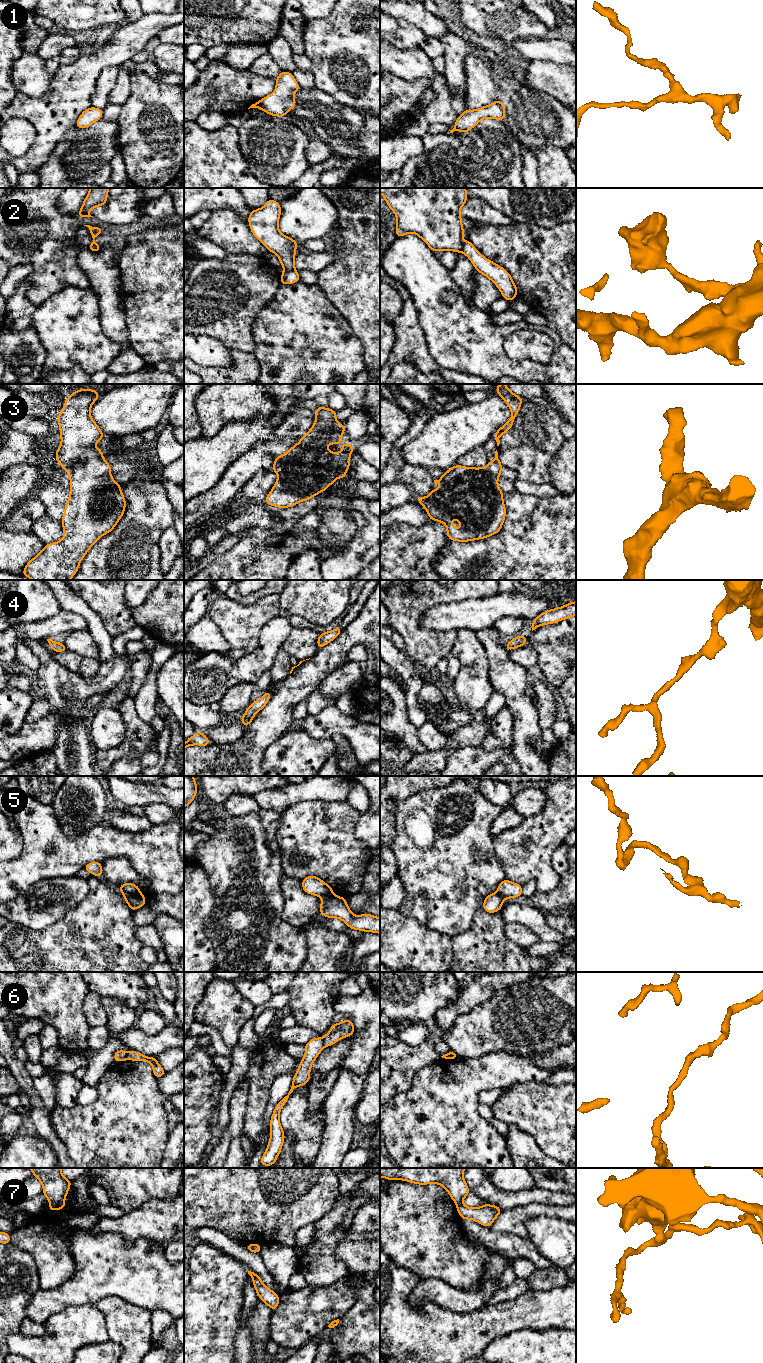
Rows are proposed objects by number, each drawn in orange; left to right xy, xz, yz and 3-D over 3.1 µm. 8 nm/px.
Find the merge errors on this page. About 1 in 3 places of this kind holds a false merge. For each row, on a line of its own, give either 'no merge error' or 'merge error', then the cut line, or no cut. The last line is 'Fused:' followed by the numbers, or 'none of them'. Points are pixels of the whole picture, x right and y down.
1: no merge error; no cut
2: merge error; cut in xz along (293, 268), (285, 271)
3: no merge error; no cut
4: no merge error; no cut
5: merge error; cut in xy along (122, 891), (128, 895), (137, 895), (144, 899)
6: merge error; cut in xz along (322, 1038), (325, 1045)
7: merge error; cut in xy along (63, 1200), (57, 1203), (50, 1203)
Fused: 2, 5, 6, 7

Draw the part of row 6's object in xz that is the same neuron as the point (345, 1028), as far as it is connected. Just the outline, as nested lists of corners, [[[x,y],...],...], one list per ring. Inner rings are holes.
[[[351,1019],[344,1020],[337,1024],[332,1024],[330,1032],[323,1037],[324,1045],[332,1046],[340,1039],[351,1036],[354,1032],[354,1025]]]

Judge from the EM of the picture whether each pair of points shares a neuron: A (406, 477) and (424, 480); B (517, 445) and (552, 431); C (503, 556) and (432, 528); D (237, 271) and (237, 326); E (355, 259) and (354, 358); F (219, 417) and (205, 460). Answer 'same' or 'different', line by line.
A: same
B: same
C: different
D: same
E: different
F: different

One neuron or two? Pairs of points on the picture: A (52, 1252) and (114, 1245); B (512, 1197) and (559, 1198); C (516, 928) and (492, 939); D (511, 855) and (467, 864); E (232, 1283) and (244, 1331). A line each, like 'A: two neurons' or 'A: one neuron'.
A: two neurons
B: one neuron
C: two neurons
D: two neurons
E: two neurons

